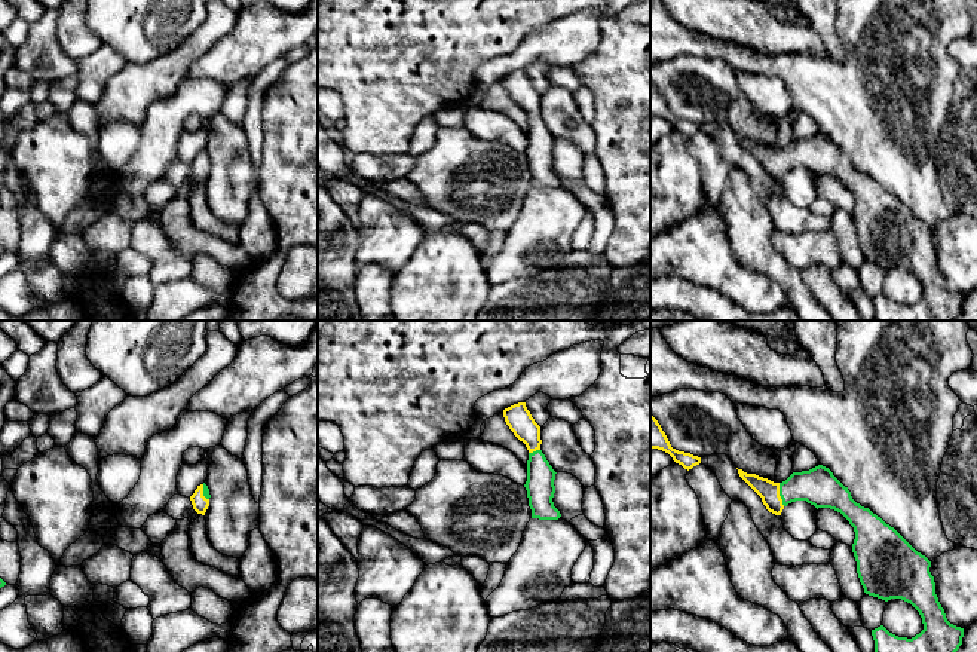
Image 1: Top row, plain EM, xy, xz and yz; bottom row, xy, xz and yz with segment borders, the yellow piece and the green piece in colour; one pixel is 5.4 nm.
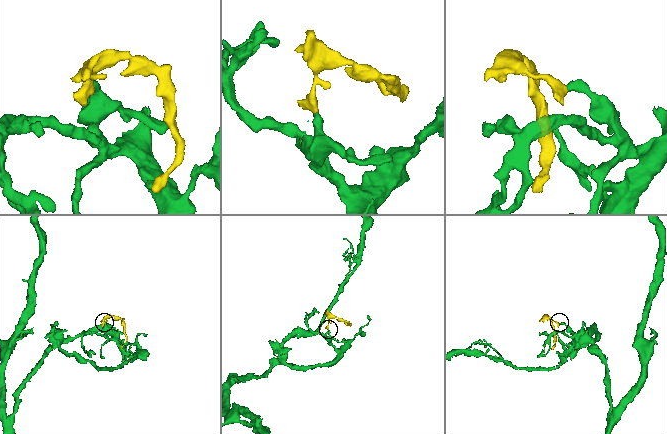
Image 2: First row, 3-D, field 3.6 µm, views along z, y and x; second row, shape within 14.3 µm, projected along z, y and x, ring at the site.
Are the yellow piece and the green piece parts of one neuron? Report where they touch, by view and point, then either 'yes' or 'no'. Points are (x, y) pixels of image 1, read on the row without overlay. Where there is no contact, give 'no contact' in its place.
meets yellow in yz at (778, 162); yes

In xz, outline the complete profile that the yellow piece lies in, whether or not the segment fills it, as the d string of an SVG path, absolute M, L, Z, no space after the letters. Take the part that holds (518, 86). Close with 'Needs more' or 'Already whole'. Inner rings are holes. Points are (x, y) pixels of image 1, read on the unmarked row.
M526 70L514 71L503 77L503 85L514 102L529 117L527 149L524 151L532 177L532 186L558 187L560 178L554 174L555 138L540 117L540 94L535 89Z. Needs more

